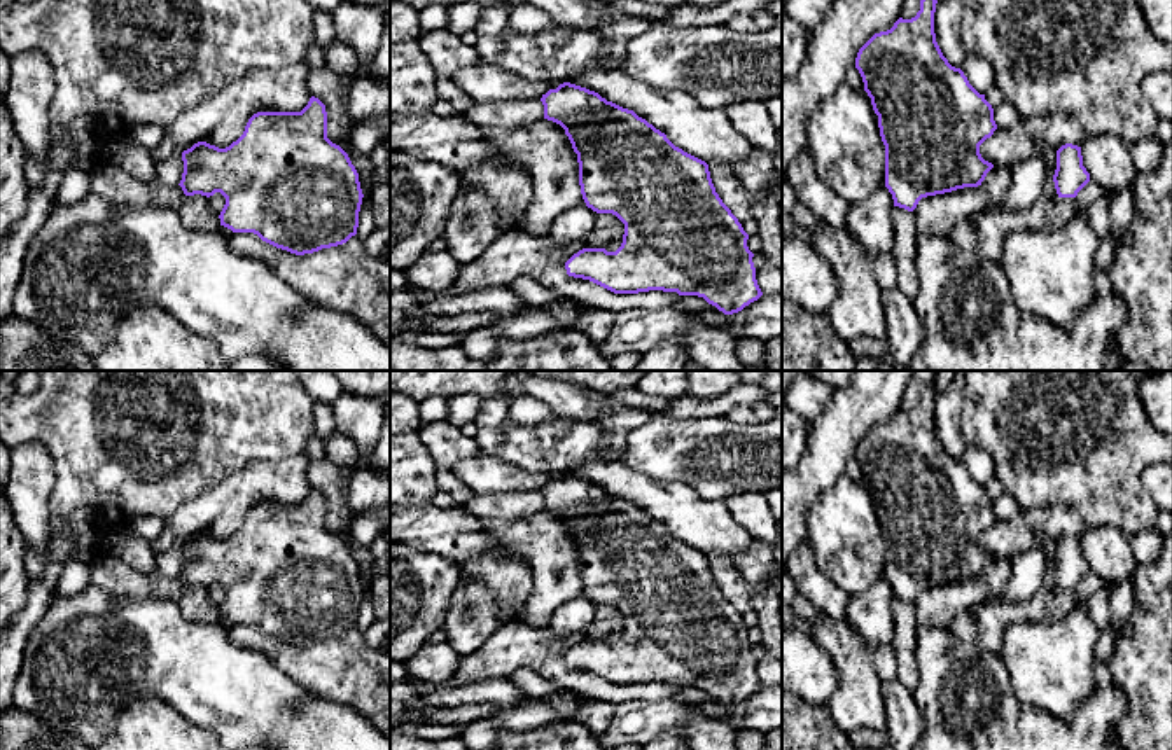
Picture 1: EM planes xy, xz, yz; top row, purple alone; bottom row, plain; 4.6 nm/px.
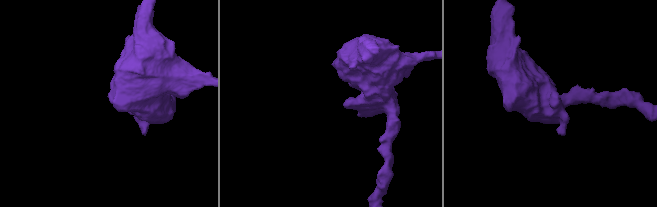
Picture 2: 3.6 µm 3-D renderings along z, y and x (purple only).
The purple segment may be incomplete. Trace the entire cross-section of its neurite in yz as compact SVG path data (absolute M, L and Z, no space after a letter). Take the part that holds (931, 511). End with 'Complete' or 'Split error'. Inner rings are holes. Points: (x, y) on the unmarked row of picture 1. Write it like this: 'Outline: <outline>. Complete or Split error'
Outline: M932 381L924 385L915 409L899 409L890 421L875 425L855 449L855 460L878 507L880 528L885 537L885 579L892 586L894 598L908 603L913 603L922 589L981 577L994 559L980 545L980 537L997 521L994 500L985 486L969 476L964 463L952 458L943 448L934 425L936 395Z. Complete

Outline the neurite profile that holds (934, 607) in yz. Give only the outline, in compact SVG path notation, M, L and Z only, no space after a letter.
M994 558L978 579L964 579L922 589L913 601L917 622L948 629L964 612L974 612L990 596L999 594L1011 577L1011 559Z

